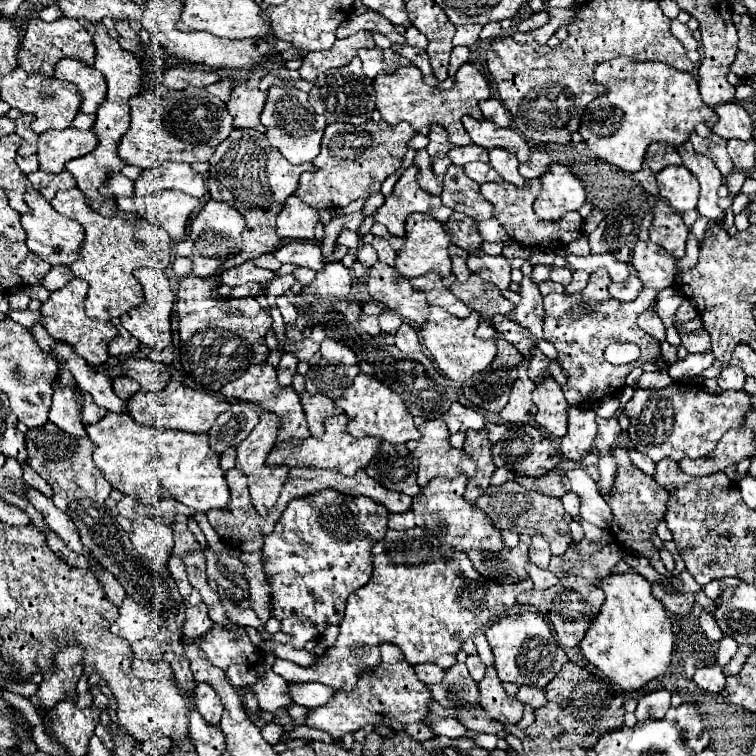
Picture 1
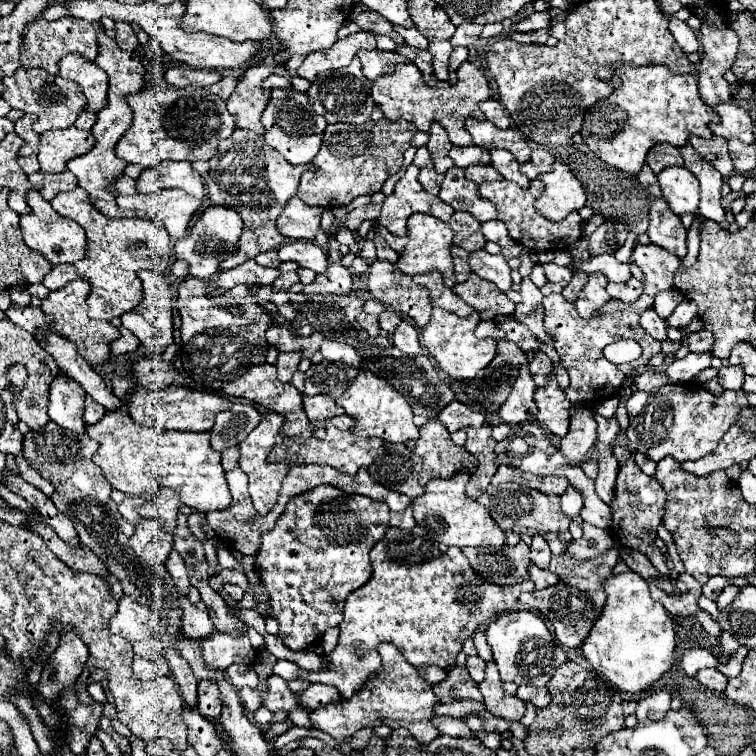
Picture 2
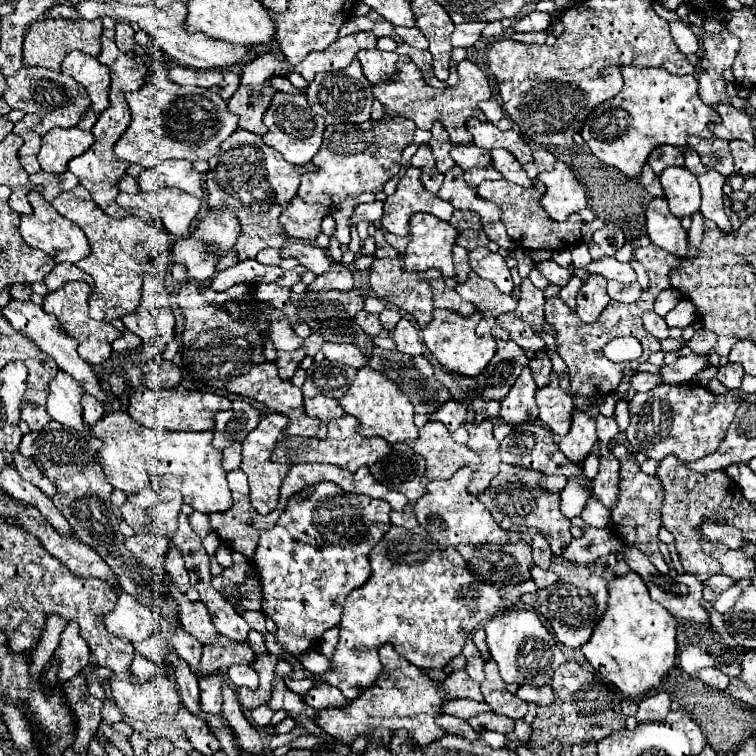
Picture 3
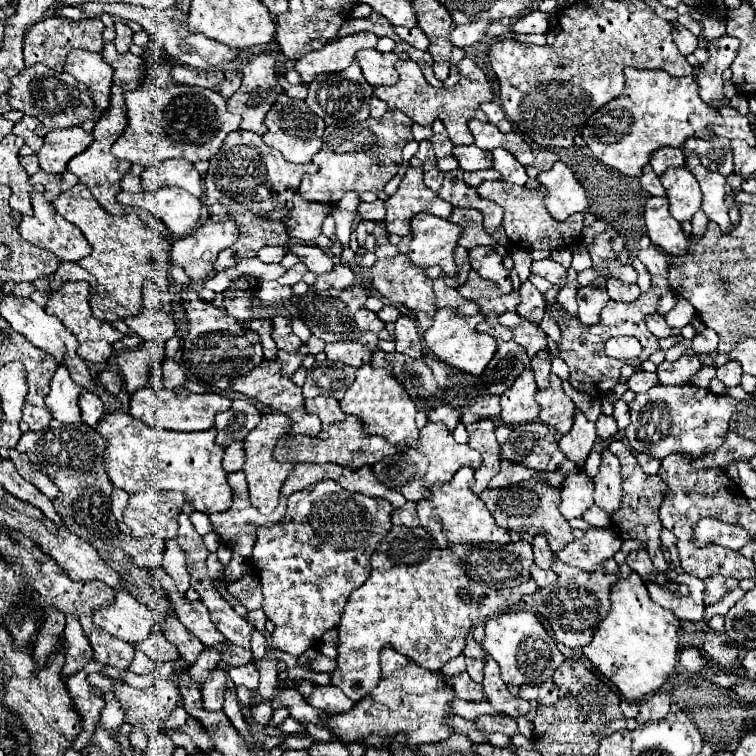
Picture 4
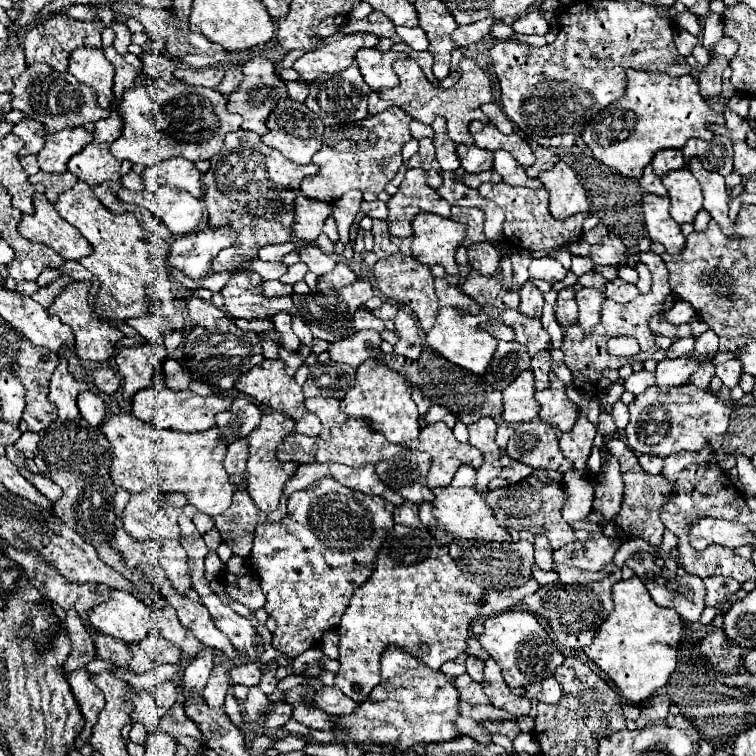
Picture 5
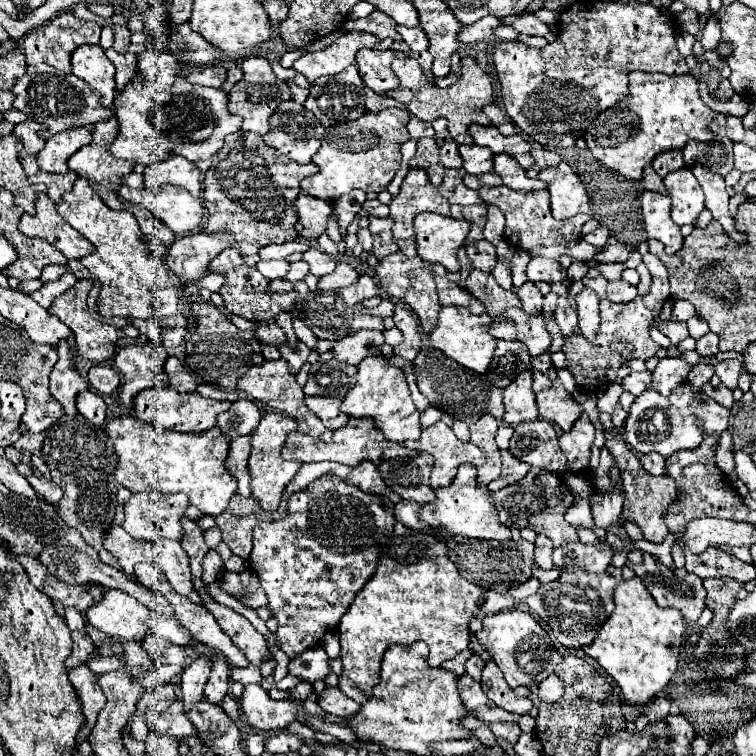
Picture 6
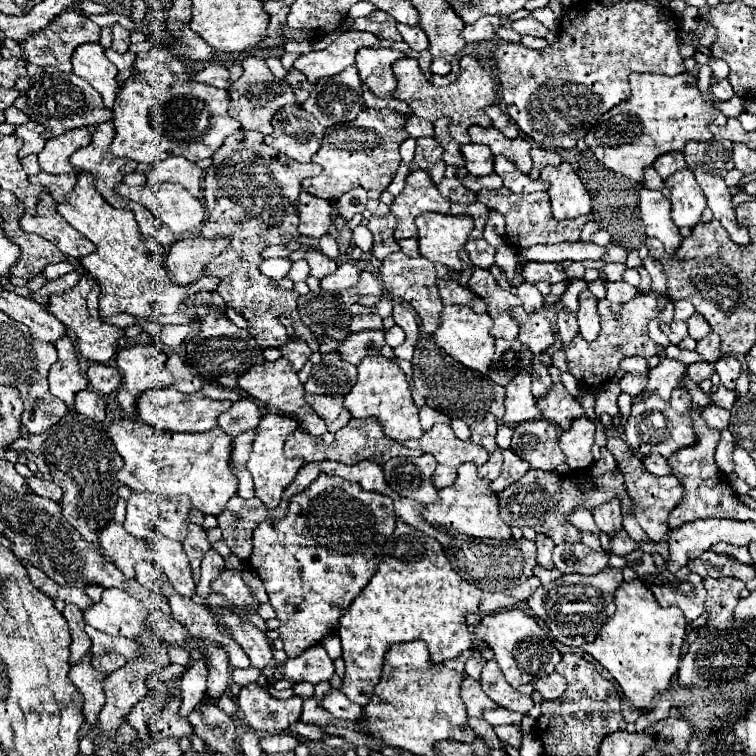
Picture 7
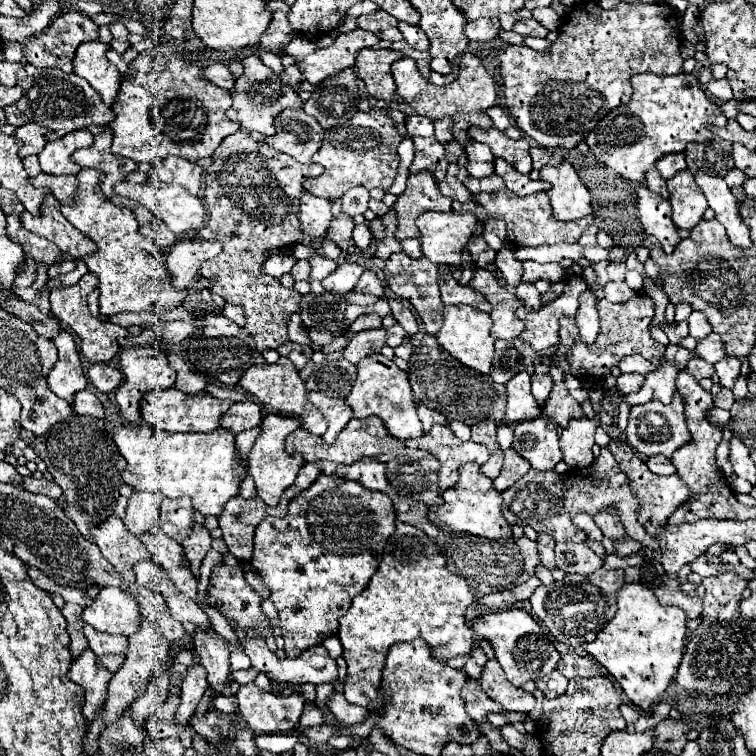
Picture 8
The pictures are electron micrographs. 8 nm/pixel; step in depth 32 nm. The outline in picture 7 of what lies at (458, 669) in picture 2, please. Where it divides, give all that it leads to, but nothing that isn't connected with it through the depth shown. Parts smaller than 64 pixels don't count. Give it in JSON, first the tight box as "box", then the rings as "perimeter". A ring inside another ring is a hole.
{"box":[460,674,496,718],"perimeter":[[[464,674],[462,686],[460,686],[460,696],[462,696],[464,704],[466,704],[468,716],[480,718],[480,716],[482,716],[482,710],[486,710],[486,708],[496,708],[496,704],[482,692],[480,682],[472,680],[472,678],[466,676],[466,674]]]}

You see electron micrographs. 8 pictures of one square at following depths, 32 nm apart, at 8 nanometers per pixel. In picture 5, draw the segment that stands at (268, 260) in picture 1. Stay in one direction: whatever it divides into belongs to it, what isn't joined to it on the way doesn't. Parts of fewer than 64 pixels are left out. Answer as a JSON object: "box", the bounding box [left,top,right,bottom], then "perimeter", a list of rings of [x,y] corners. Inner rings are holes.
{"box":[258,242,298,260],"perimeter":[[[288,242],[288,244],[282,244],[282,246],[264,246],[260,252],[258,252],[258,258],[260,260],[282,260],[286,254],[294,252],[298,248],[298,244],[294,242]]]}

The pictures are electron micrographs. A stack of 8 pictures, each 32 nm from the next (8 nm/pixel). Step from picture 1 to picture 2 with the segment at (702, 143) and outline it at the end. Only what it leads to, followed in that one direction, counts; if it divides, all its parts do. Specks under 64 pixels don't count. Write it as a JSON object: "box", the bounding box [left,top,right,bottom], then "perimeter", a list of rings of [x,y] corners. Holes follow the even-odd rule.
{"box":[688,136,734,178],"perimeter":[[[690,136],[688,138],[690,144],[694,146],[694,150],[704,156],[708,162],[712,162],[712,166],[724,176],[728,178],[734,170],[732,166],[732,158],[728,154],[728,148],[726,148],[726,140],[720,138],[720,136],[712,136],[712,138],[698,138],[698,136]]]}

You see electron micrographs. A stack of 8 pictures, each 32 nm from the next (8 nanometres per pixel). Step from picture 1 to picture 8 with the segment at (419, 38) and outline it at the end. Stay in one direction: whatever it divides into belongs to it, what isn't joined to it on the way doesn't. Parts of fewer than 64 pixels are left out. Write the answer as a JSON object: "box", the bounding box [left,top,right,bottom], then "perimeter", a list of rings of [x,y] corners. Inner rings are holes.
{"box":[398,24,430,50],"perimeter":[[[398,24],[398,30],[402,32],[404,40],[406,40],[414,50],[428,50],[430,42],[428,42],[428,36],[422,32],[422,28],[420,28],[420,26]]]}

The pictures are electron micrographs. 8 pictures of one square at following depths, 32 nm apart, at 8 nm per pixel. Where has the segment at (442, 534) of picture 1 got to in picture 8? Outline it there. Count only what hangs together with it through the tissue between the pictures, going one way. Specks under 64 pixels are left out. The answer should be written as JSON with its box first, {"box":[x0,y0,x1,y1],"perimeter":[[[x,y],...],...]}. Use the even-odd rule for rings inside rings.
{"box":[428,464,512,540],"perimeter":[[[464,464],[460,468],[458,482],[440,492],[442,504],[428,508],[428,520],[446,532],[464,532],[490,540],[506,540],[512,536],[512,528],[500,516],[500,492],[492,488],[492,480],[480,472],[478,464]]]}

